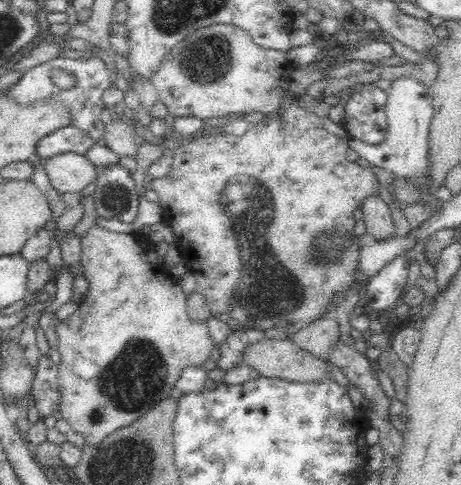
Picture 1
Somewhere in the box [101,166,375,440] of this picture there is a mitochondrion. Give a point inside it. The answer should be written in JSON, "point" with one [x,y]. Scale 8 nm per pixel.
{"point":[249,201]}

